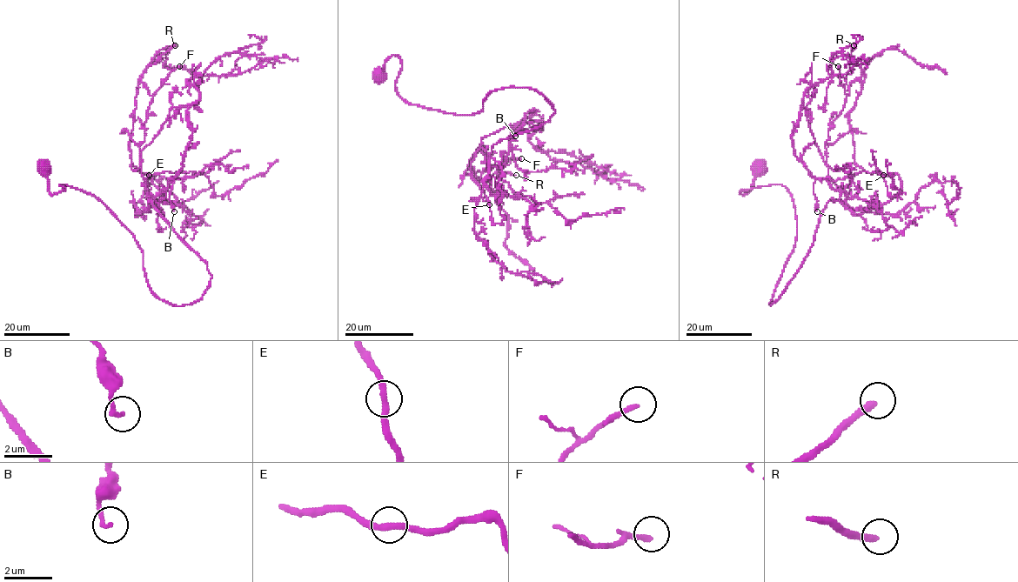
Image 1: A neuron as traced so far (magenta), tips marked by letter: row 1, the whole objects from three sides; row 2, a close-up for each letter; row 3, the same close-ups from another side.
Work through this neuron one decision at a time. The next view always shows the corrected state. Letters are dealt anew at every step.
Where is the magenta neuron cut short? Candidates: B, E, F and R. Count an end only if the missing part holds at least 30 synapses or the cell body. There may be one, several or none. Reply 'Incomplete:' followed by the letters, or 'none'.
Incomplete: R

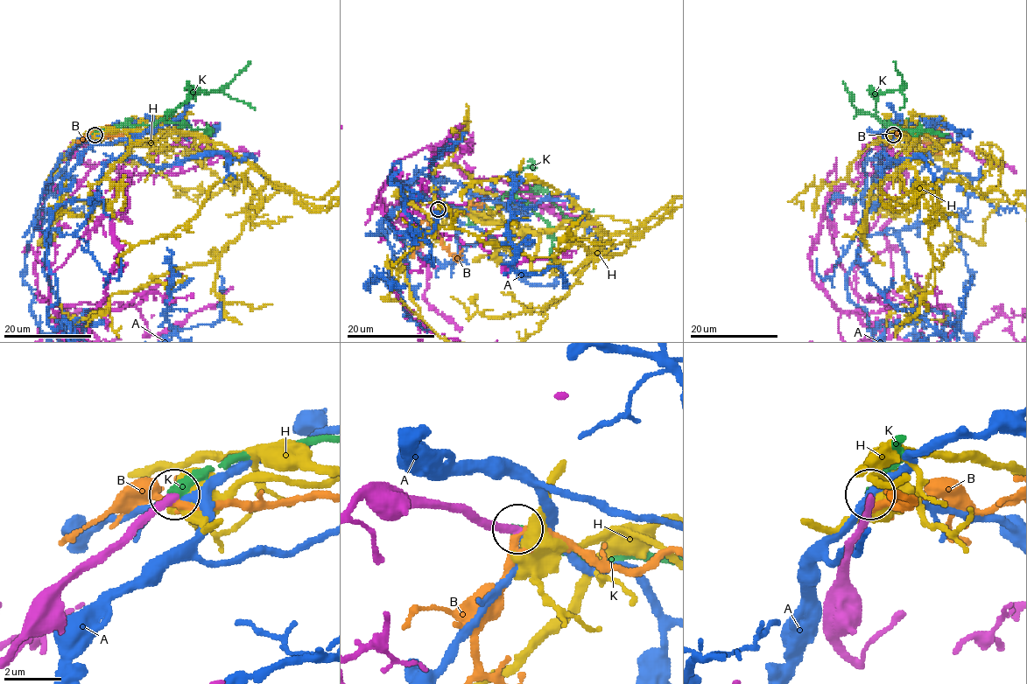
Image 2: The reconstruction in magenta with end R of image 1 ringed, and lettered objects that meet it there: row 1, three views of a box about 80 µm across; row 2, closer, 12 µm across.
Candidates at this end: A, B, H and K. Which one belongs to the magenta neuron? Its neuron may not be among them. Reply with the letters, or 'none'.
K

